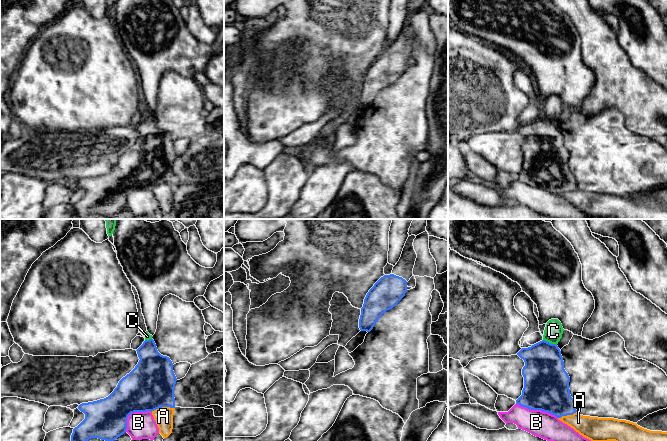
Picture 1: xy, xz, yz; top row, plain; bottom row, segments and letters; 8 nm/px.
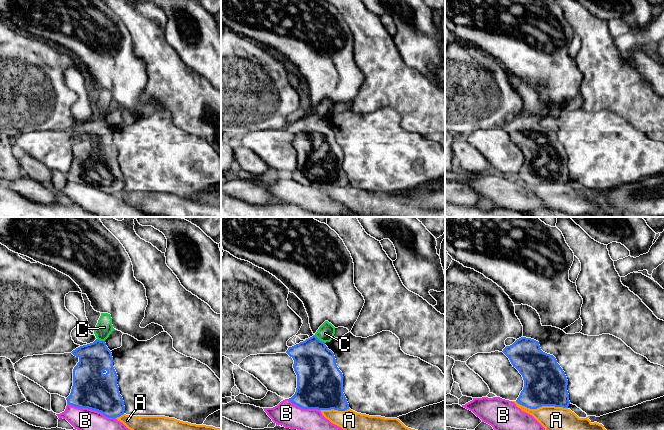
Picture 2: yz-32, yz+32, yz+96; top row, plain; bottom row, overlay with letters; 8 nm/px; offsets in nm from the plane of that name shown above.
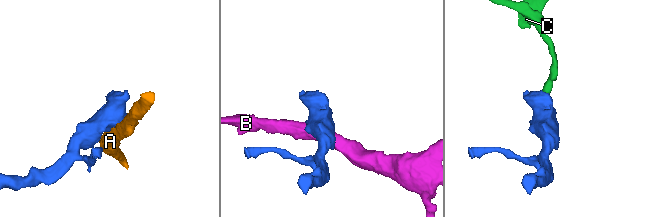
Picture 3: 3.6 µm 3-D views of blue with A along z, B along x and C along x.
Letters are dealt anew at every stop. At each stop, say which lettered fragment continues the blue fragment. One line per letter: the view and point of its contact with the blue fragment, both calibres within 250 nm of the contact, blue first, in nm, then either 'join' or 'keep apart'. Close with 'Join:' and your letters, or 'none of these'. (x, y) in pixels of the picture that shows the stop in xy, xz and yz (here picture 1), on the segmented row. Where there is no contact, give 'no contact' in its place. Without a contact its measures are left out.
A: contact xy (162, 406); calibres 380 and 150 nm; keep apart
B: contact yz (537, 409); calibres 360 and 220 nm; keep apart
C: contact yz (550, 343); calibres 320 and 150 nm; keep apart
Join: none of these

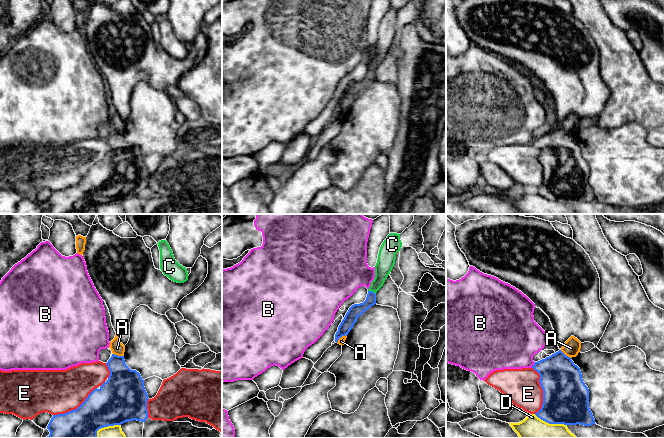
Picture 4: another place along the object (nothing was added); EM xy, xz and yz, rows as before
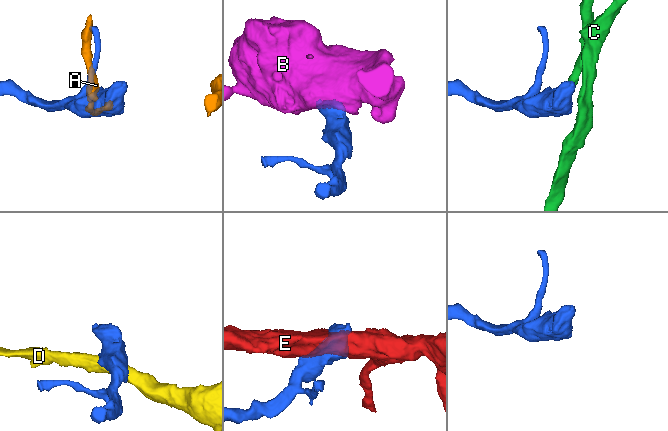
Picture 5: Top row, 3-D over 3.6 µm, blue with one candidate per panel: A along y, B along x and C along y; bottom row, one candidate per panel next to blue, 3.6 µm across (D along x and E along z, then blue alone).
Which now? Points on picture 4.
A: contact yz (564, 354); calibres 340 and 140 nm; keep apart
B: contact yz (533, 365); calibres 340 and 400 nm; keep apart
C: contact xz (371, 291); calibres 110 and 140 nm; join
D: contact yz (550, 423); calibres 360 and 280 nm; keep apart
E: contact yz (542, 389); calibres 360 and 280 nm; keep apart
Join: C

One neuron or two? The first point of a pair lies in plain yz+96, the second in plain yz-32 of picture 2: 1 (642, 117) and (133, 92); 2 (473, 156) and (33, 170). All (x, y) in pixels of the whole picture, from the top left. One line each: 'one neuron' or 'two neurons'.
1: two neurons
2: one neuron

